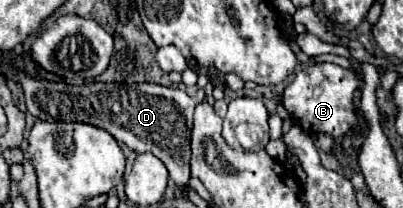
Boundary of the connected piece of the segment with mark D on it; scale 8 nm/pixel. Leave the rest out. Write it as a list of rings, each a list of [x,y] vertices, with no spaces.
[[[16,75],[22,83],[26,107],[40,121],[80,121],[108,131],[120,145],[128,145],[136,153],[154,153],[168,169],[170,179],[184,189],[190,177],[190,129],[196,99],[184,89],[164,87],[154,83],[116,85],[116,83],[92,83],[92,85],[66,85],[30,79]]]

